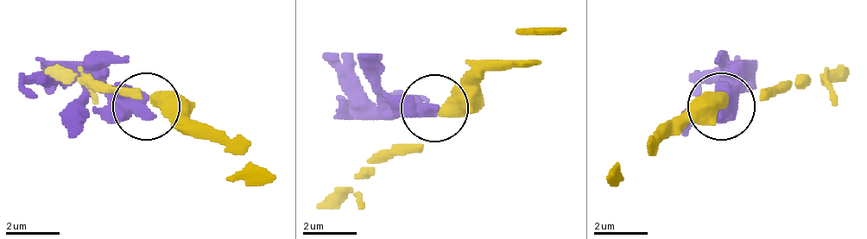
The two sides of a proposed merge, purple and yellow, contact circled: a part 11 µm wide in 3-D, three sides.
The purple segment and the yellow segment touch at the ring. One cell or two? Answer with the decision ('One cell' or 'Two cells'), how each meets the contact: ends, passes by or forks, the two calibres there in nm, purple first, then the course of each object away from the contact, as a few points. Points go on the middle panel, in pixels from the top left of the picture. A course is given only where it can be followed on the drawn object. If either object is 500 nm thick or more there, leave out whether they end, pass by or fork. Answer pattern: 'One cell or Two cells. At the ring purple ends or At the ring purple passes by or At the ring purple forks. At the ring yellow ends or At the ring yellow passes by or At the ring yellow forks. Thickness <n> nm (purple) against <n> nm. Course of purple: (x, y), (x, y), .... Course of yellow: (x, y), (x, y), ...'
Two cells. Thickness 600 nm (purple) against 380 nm. Course of purple: (432, 110), (406, 110), (373, 102), (324, 55). Course of yellow: (439, 110), (441, 116), (422, 143), (382, 149), (355, 196), (315, 209)

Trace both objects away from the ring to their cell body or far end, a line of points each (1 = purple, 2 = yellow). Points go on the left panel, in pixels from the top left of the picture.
1: (145, 108), (118, 107), (78, 80), (22, 95)
2: (151, 108), (153, 94), (102, 93), (79, 72), (43, 72)

